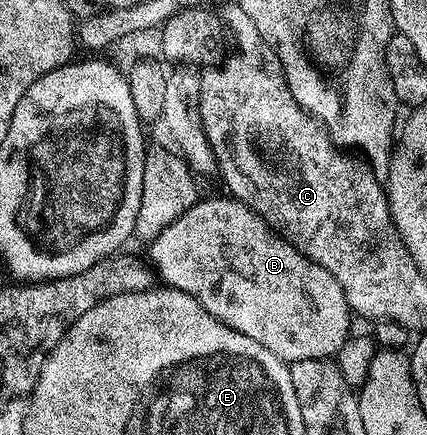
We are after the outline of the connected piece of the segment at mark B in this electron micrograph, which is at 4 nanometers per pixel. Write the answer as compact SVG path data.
M231 195L223 196L197 200L147 246L147 260L154 266L155 276L159 280L161 277L167 288L198 299L214 319L254 339L254 343L262 343L262 347L280 361L335 358L353 332L354 322L352 308L346 303L342 287L338 287L328 271L306 259L289 241L272 230L249 205Z

